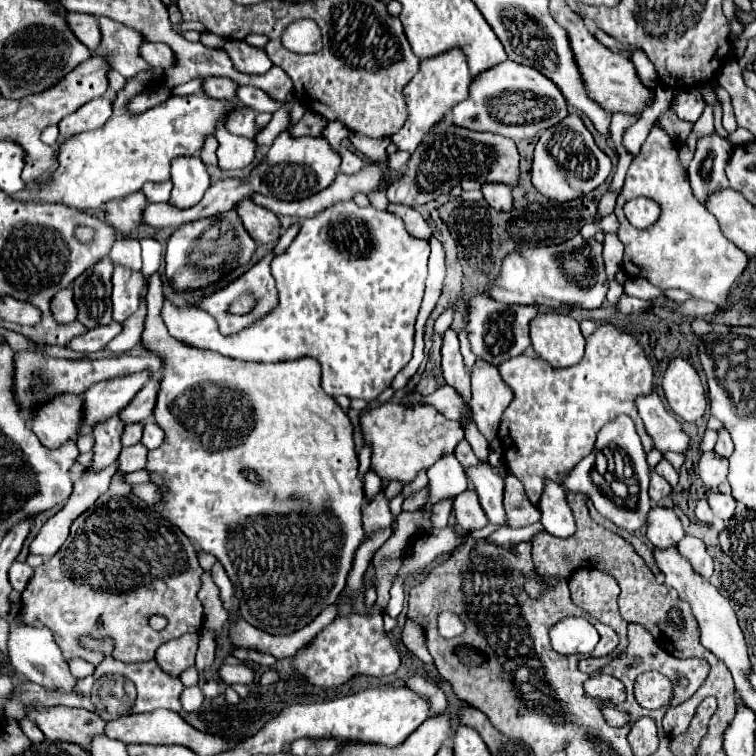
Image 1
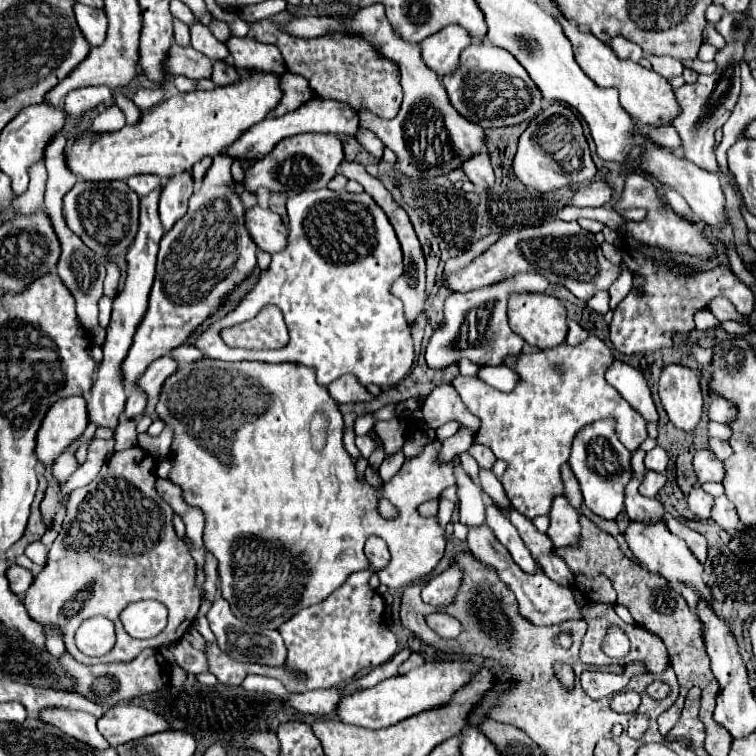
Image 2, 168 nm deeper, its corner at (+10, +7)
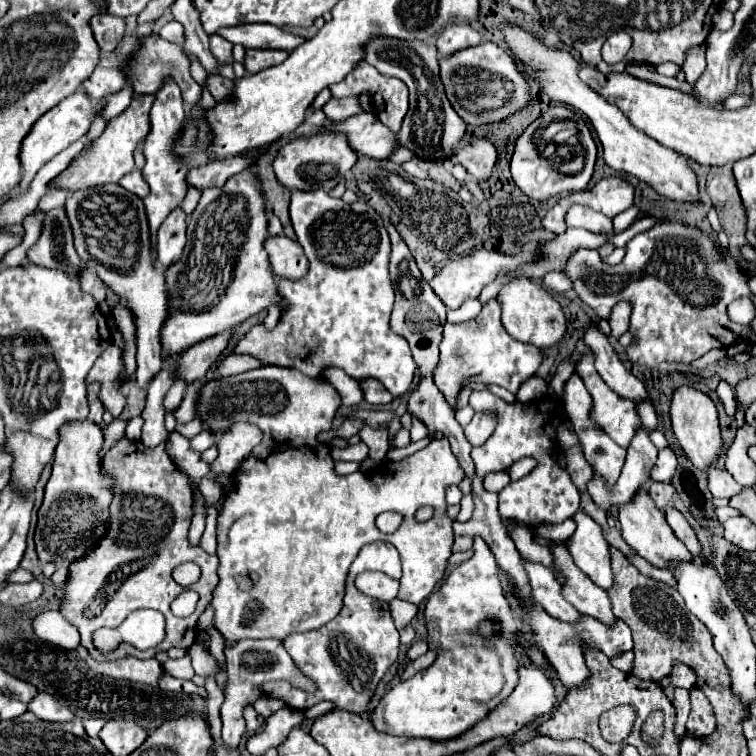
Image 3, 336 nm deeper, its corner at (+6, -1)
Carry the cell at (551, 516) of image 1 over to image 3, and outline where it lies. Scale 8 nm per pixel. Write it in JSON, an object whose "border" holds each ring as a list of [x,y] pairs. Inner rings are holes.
{"border":[[[578,511],[572,515],[576,529],[566,541],[566,547],[574,563],[602,589],[612,587],[612,569],[608,543],[602,537],[602,529],[586,513]]]}

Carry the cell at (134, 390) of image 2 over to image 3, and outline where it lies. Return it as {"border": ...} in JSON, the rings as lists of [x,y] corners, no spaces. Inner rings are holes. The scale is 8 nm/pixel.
{"border":[[[118,183],[78,189],[66,199],[66,215],[74,231],[74,245],[80,259],[94,269],[102,281],[126,301],[136,315],[136,383],[148,389],[154,375],[162,369],[160,361],[160,325],[168,315],[168,297],[164,289],[164,271],[156,269],[150,257],[150,231],[144,203],[134,193],[128,193]]]}

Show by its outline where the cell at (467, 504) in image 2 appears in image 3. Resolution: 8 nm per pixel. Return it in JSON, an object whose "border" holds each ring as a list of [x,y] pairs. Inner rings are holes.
{"border":[[[474,535],[474,557],[458,565],[442,583],[440,589],[432,591],[426,599],[424,619],[428,627],[428,647],[436,651],[436,661],[410,677],[408,681],[400,681],[396,687],[392,687],[376,705],[376,709],[370,713],[372,727],[380,733],[390,735],[408,735],[408,737],[430,737],[430,739],[452,739],[460,733],[468,731],[476,721],[484,719],[488,711],[492,711],[504,697],[508,697],[508,691],[516,685],[516,639],[514,631],[520,626],[508,605],[502,587],[496,575],[496,559],[492,557],[492,551],[486,547],[486,541],[482,541],[480,535]],[[482,619],[494,619],[498,626],[499,635],[492,641],[484,641],[478,637],[476,629]]]}

